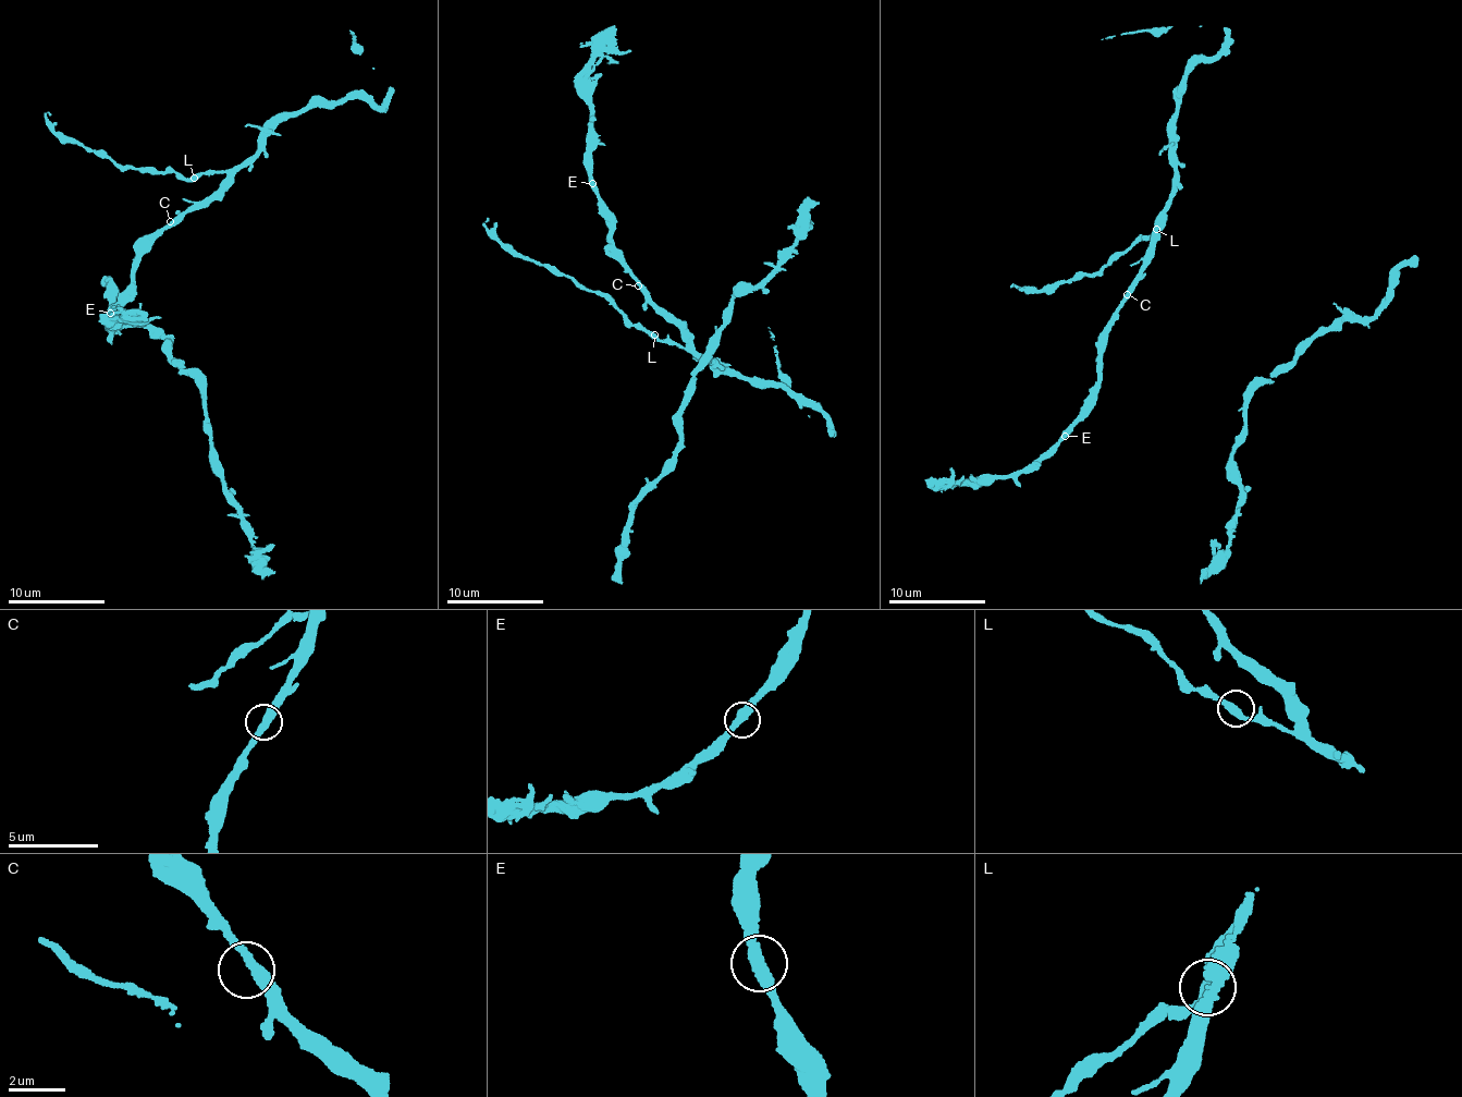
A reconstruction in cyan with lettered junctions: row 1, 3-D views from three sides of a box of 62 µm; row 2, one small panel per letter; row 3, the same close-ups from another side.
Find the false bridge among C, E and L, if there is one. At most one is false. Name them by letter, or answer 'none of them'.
none of them

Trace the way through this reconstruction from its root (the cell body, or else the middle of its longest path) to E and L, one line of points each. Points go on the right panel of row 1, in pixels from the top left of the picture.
E: (1130, 296), (1106, 332), (1095, 402), (1066, 436)
L: (1130, 296), (1131, 285), (1140, 273), (1145, 252), (1156, 229)

